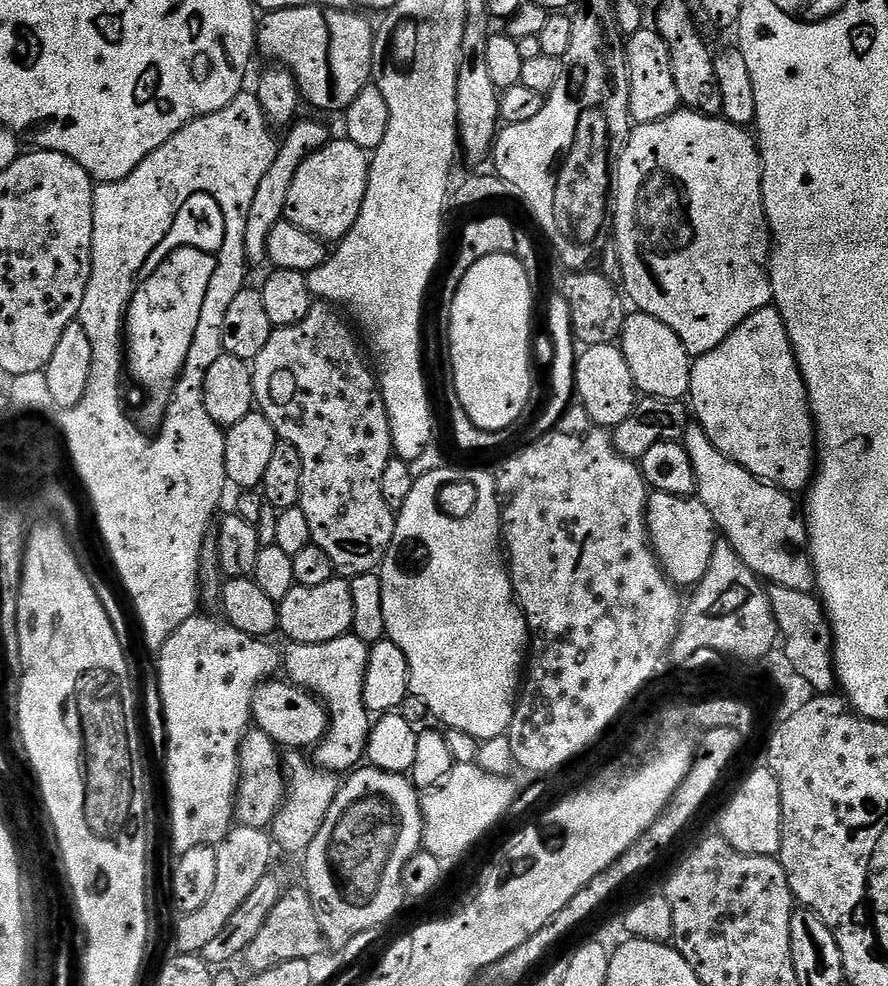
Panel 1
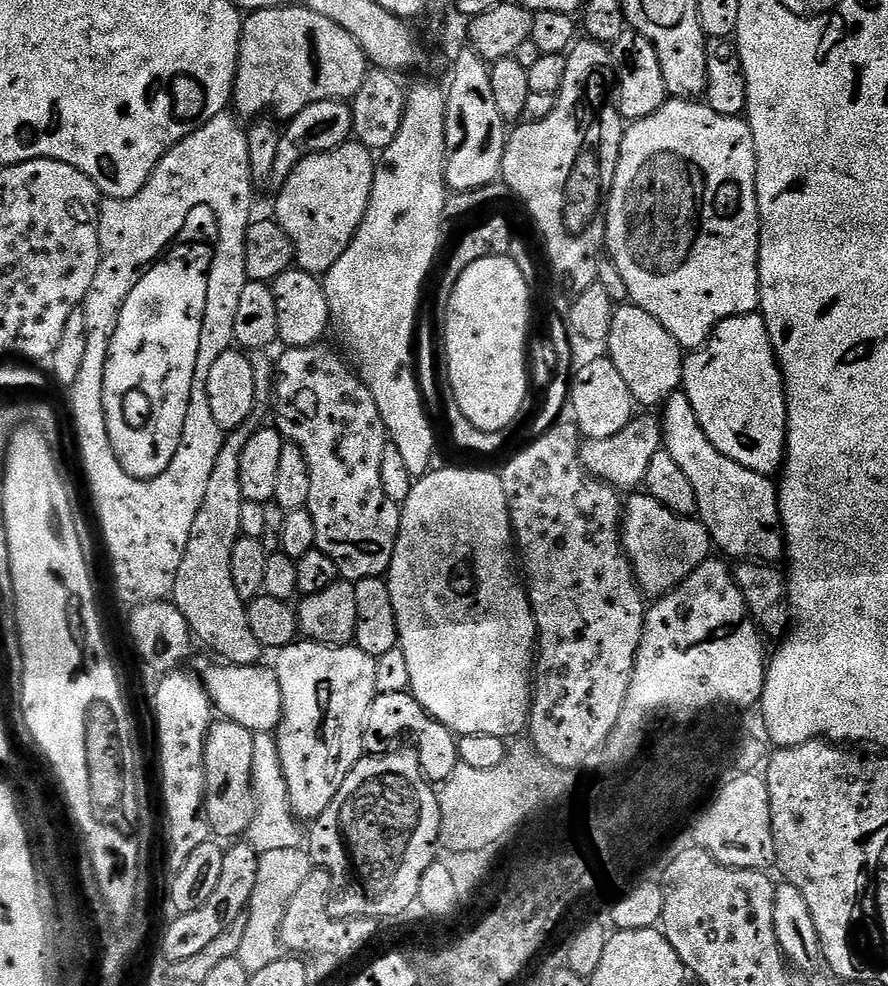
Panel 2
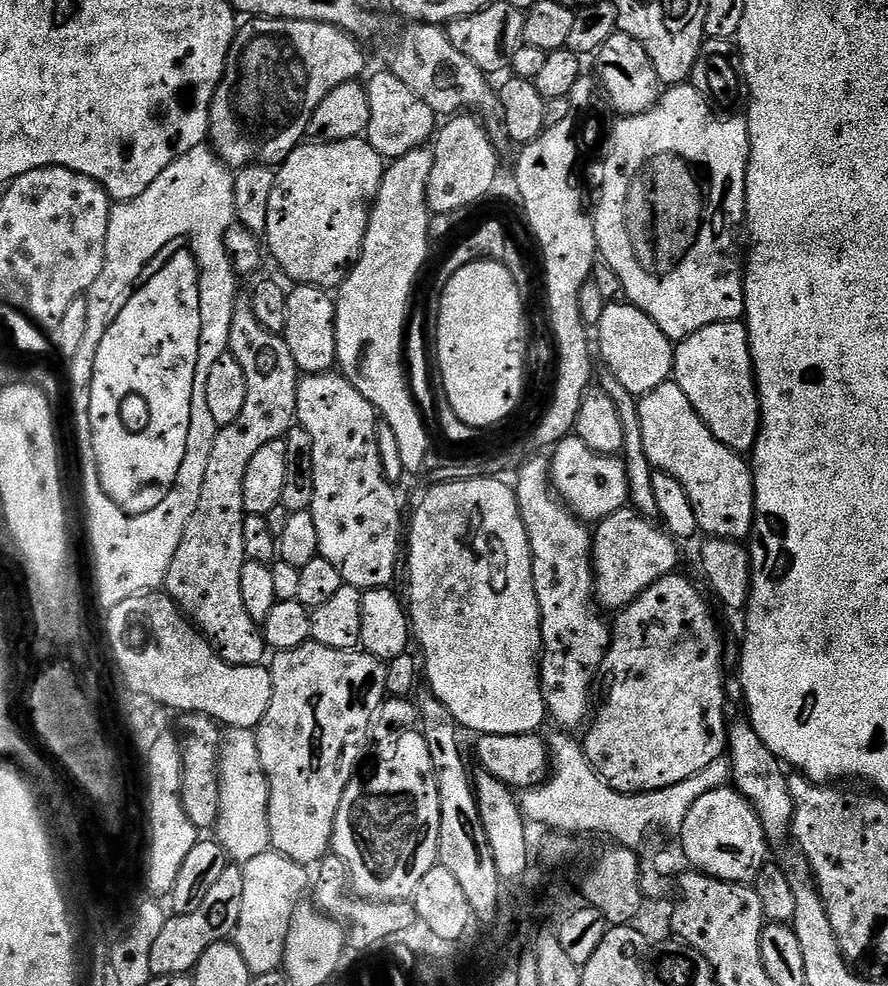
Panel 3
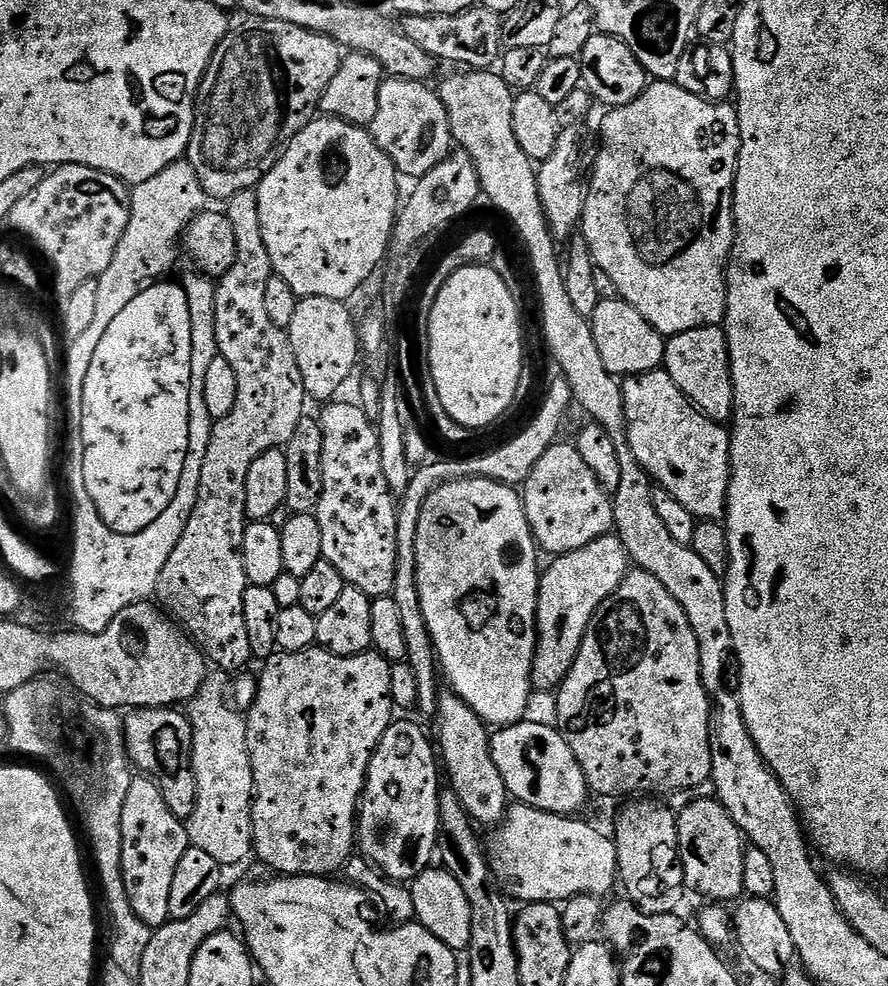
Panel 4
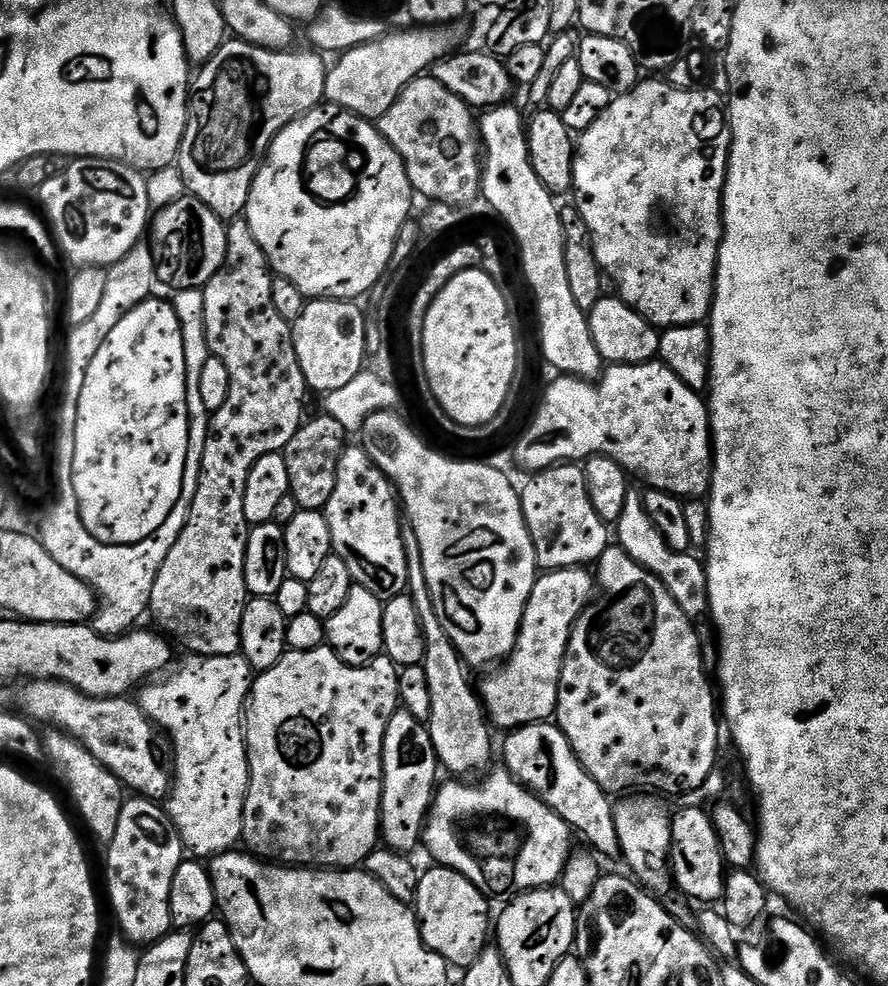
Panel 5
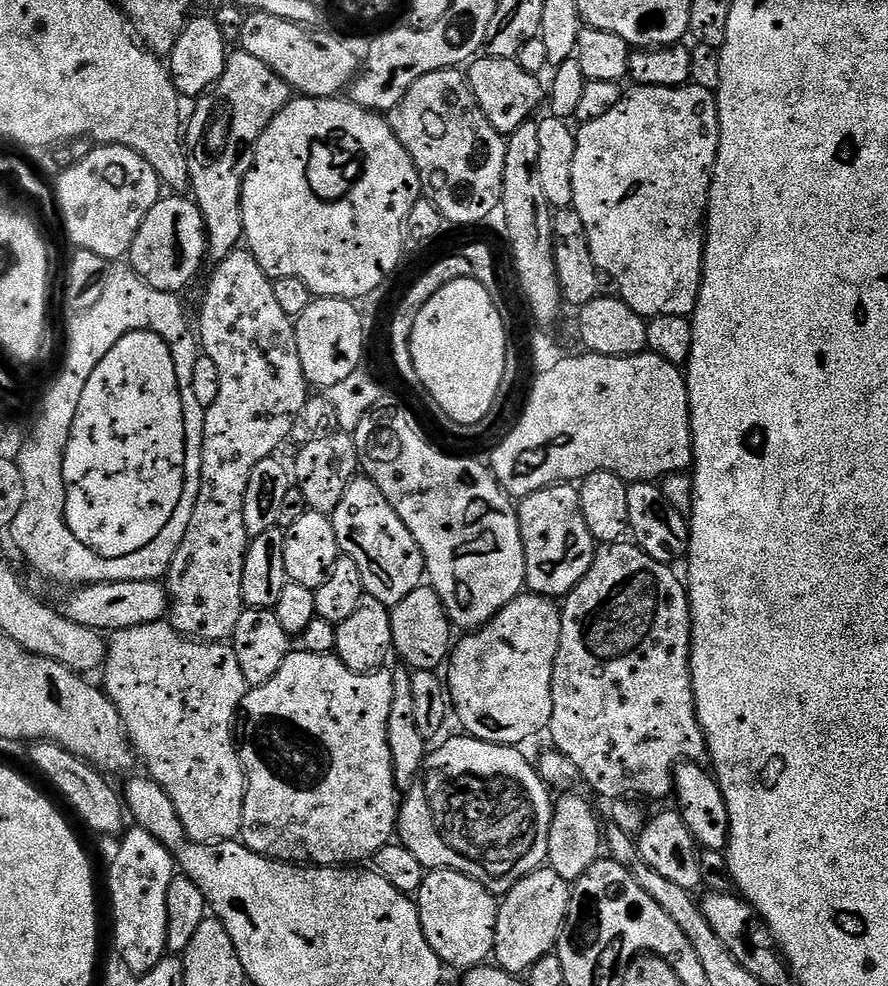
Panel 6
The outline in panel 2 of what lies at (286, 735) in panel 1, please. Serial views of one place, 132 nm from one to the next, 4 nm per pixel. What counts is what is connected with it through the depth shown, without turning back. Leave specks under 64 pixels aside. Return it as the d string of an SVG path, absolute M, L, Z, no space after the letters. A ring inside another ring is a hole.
M252 664L248 668L239 666L220 666L202 672L202 679L215 711L225 720L233 720L253 734L258 732L275 733L282 718L282 686L278 686L275 667Z

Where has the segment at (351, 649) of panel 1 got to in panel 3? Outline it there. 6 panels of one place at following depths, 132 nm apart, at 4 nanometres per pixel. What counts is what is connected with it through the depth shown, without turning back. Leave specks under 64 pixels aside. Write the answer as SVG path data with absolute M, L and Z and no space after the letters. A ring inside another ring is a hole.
M315 642L303 644L275 658L276 665L270 668L272 702L277 709L292 713L279 716L279 711L268 712L259 728L255 729L262 770L269 782L268 816L272 848L296 863L316 866L329 855L342 794L346 794L349 784L353 783L369 751L368 735L372 732L372 722L374 726L381 704L390 692L389 665L363 650L334 650Z

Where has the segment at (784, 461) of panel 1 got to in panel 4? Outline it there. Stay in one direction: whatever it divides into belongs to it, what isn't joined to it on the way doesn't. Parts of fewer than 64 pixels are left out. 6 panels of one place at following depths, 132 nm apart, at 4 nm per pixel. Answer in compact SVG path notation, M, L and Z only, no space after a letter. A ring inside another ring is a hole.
M723 327L695 328L671 337L664 346L663 367L705 416L717 422L731 421L734 404L732 359L728 356L728 337Z

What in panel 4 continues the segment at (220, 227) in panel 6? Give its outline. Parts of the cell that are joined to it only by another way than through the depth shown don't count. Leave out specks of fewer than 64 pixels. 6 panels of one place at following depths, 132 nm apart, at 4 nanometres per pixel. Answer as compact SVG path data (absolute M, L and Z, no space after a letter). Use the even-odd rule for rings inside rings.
M265 20L259 26L261 28L248 28L245 32L229 31L227 38L220 43L218 50L212 56L210 66L204 72L204 81L200 84L196 101L196 125L192 127L192 140L188 143L186 160L187 163L192 165L192 169L196 172L200 184L209 197L221 196L221 198L227 198L247 188L255 189L261 178L272 169L281 149L313 119L314 113L312 111L317 111L320 99L324 97L324 92L330 86L334 74L338 74L342 49L335 40L331 40L321 32L308 32L305 28L299 28L281 20Z

